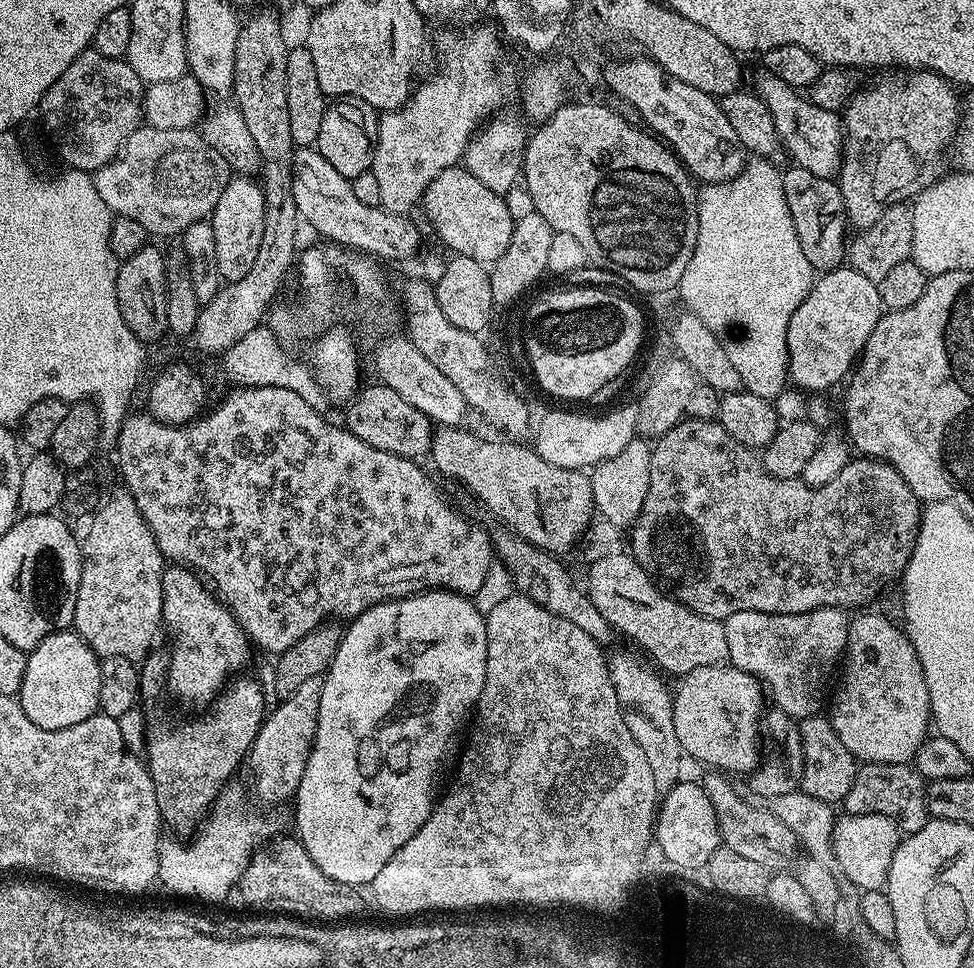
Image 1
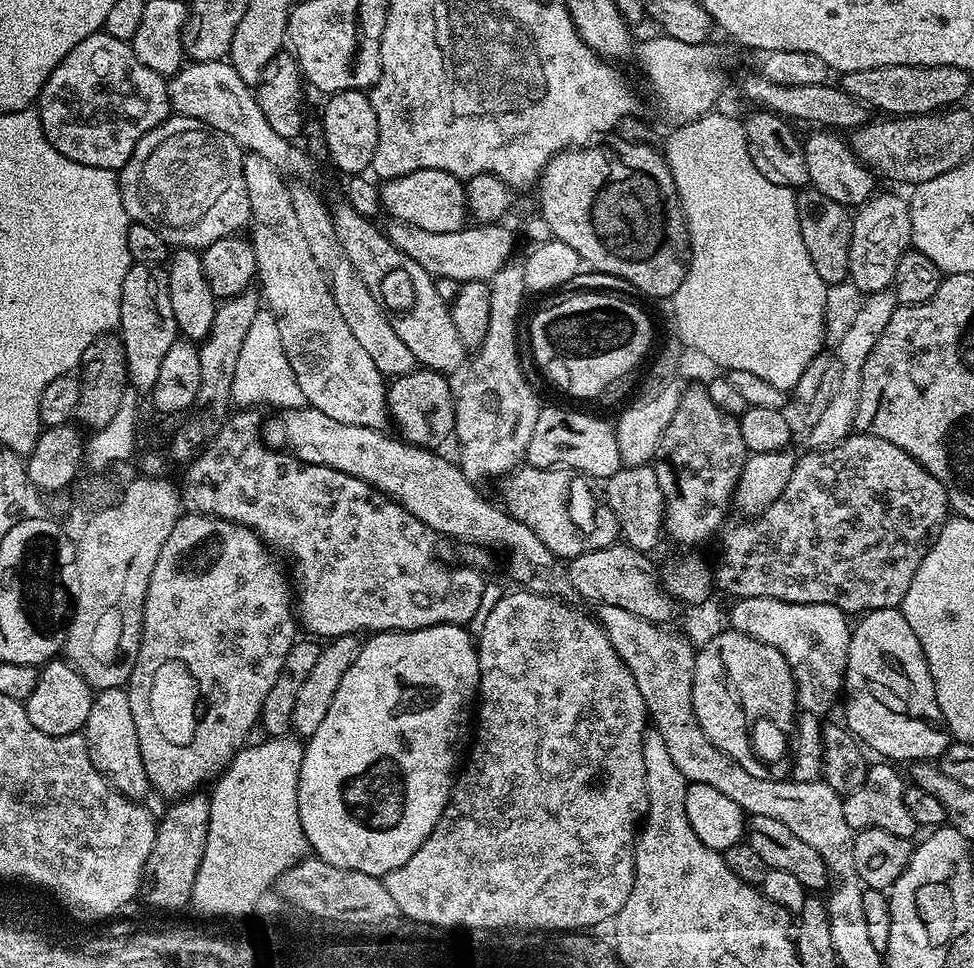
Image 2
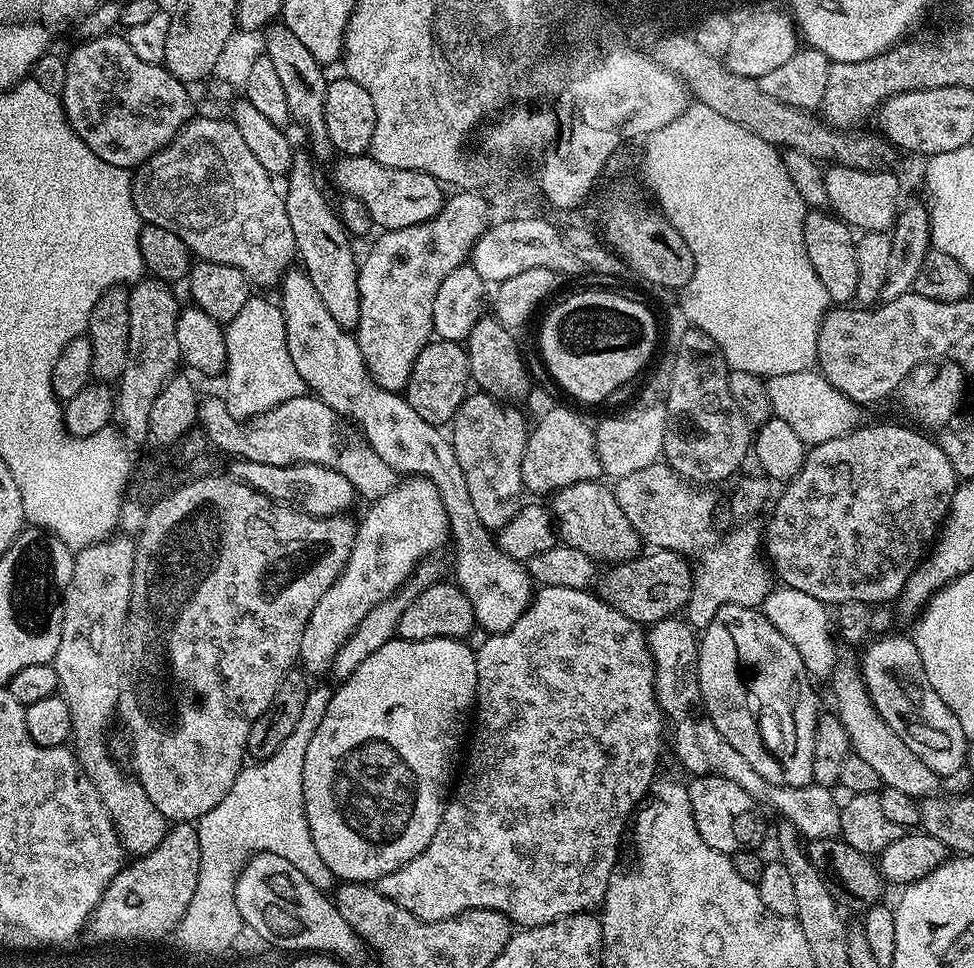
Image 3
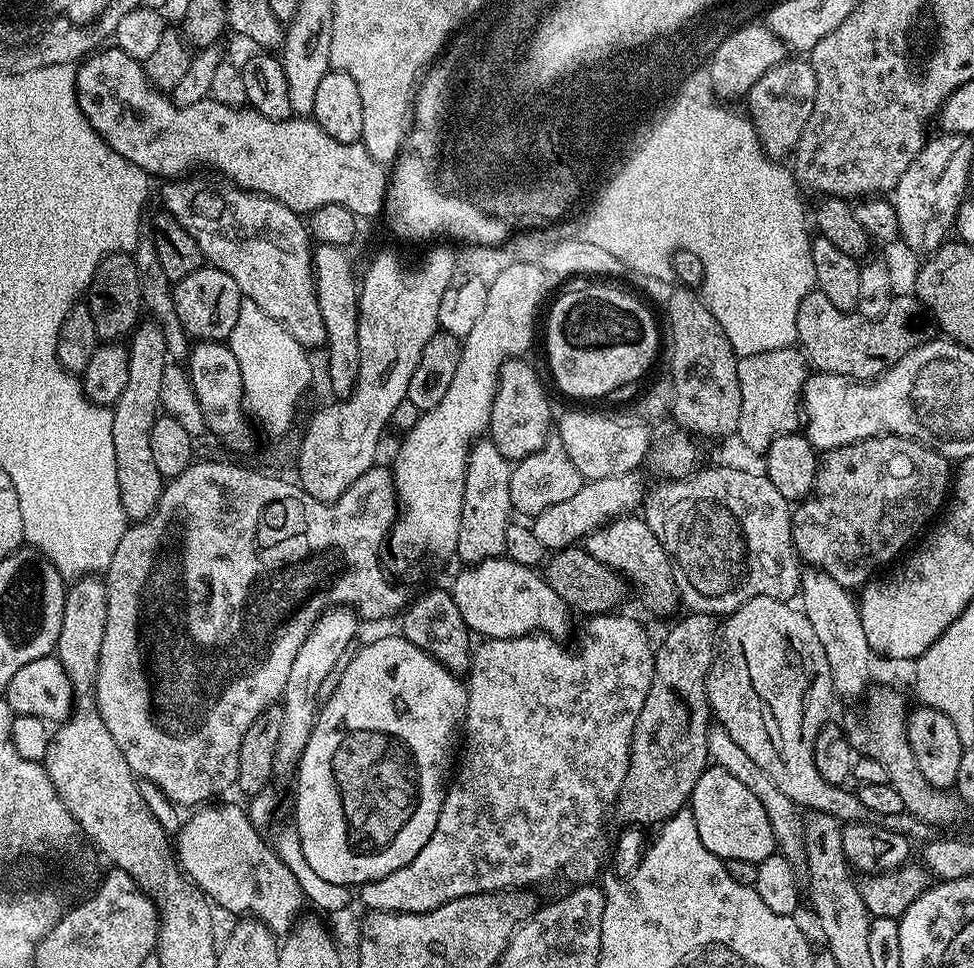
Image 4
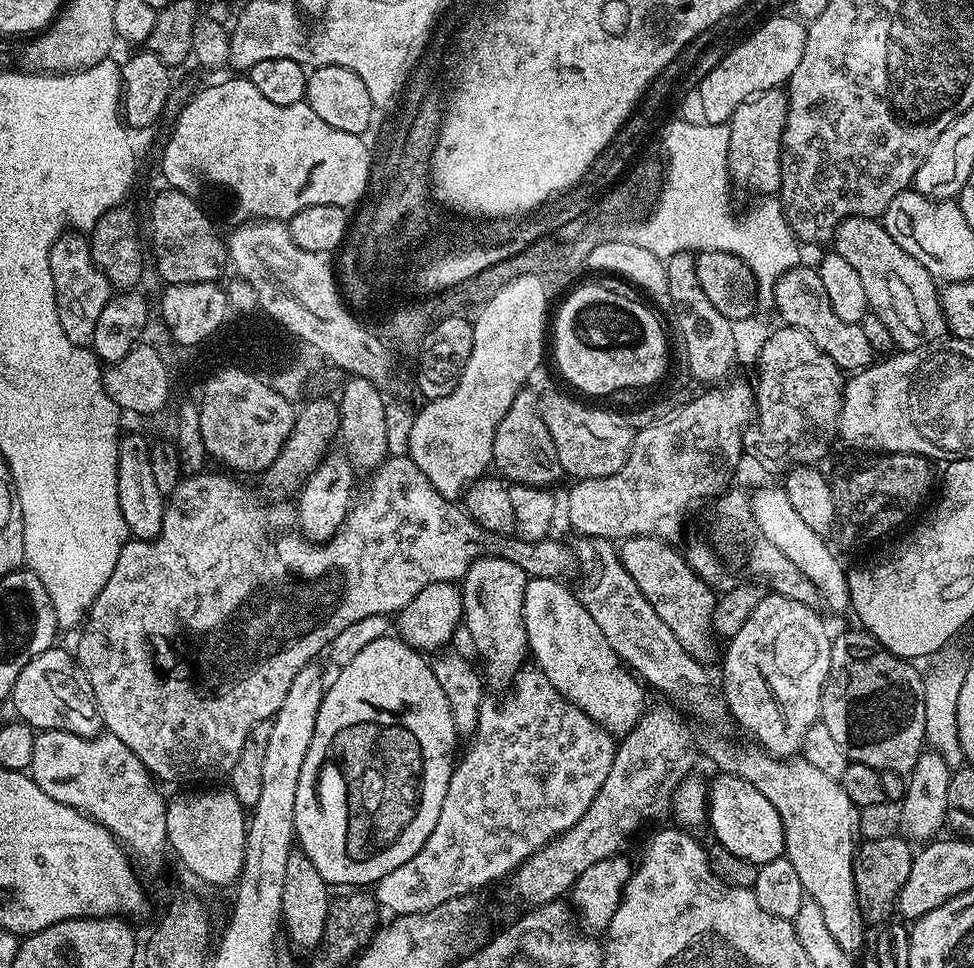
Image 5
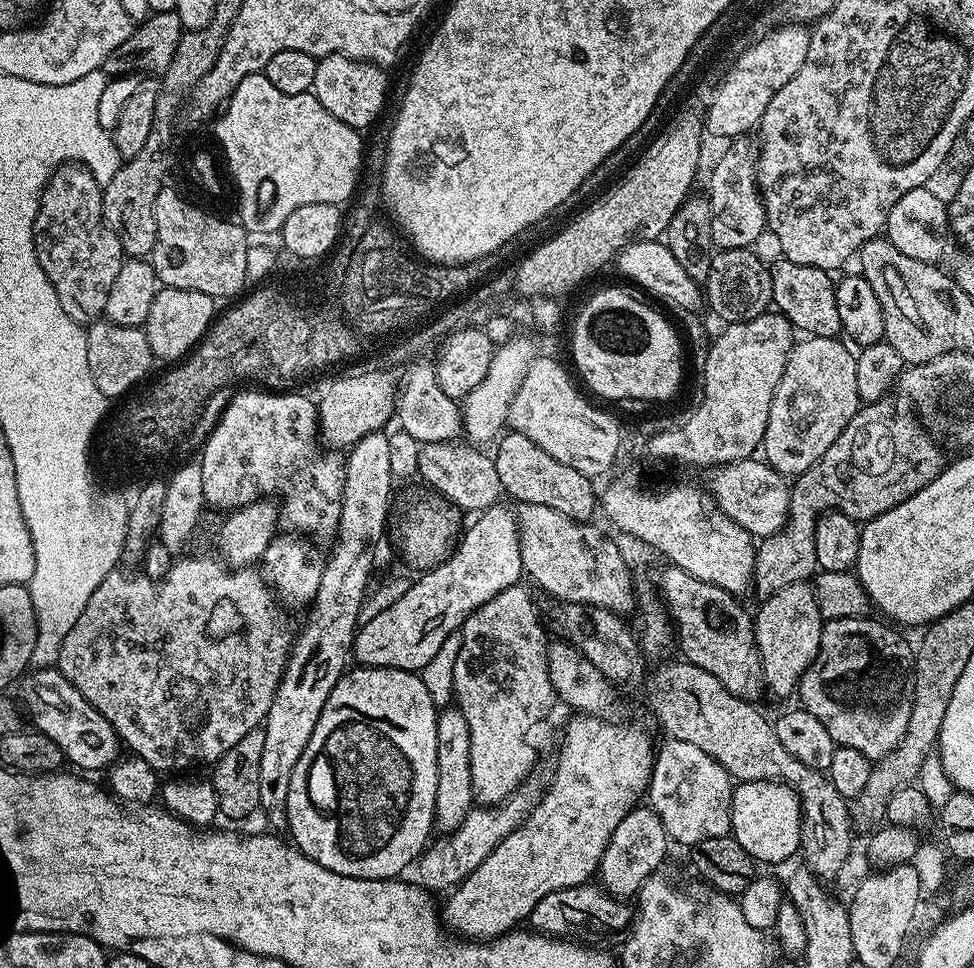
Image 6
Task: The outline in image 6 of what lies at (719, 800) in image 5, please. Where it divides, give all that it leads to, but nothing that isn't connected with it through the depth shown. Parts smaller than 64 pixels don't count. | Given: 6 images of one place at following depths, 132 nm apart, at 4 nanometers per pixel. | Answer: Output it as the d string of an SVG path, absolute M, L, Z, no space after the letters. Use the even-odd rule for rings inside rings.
M745 780L732 789L732 830L730 833L750 854L764 864L780 864L800 852L800 799L788 784L776 780Z

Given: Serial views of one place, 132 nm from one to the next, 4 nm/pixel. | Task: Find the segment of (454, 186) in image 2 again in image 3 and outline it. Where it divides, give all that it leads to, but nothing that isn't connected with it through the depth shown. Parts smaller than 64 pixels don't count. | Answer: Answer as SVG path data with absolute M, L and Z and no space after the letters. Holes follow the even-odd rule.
M371 154L340 156L332 166L332 176L341 193L358 198L358 202L366 205L373 225L380 230L402 230L402 226L418 226L418 222L432 220L434 214L442 210L446 199L440 181L429 172L382 166L382 162L378 162Z

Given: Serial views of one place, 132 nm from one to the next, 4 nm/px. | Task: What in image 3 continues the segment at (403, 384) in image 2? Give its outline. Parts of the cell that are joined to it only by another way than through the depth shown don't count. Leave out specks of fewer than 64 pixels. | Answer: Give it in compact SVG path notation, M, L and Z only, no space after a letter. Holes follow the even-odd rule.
M433 339L418 354L414 370L408 379L406 399L414 406L421 418L437 426L444 426L456 417L456 412L465 396L470 392L470 373L468 371L468 353L463 343Z

